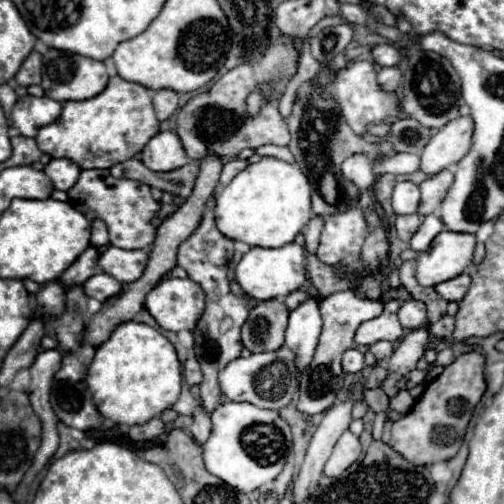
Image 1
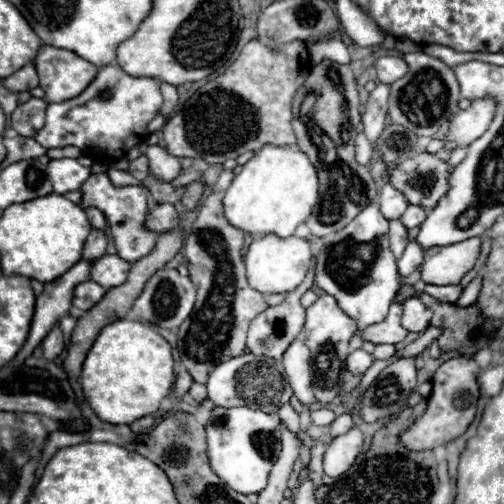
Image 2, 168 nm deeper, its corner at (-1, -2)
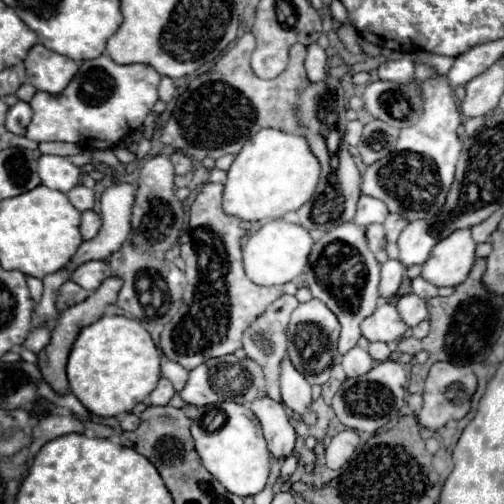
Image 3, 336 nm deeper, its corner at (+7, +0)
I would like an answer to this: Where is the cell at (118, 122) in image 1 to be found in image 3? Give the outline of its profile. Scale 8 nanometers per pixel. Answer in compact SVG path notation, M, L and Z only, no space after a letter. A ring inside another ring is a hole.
M108 56L84 60L76 78L72 78L58 96L44 92L34 94L30 100L34 116L28 124L26 138L34 142L74 142L84 148L92 144L94 148L114 148L142 126L146 114L158 100L158 84L160 74L156 74L152 66L120 66Z

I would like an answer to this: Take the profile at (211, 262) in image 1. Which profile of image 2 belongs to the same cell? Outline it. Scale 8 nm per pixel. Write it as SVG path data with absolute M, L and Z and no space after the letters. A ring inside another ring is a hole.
M224 170L212 188L212 194L204 198L198 218L192 224L192 234L184 244L184 260L192 272L192 282L198 288L198 298L192 314L182 322L178 330L180 362L200 384L206 384L212 368L224 360L240 356L246 350L246 332L250 322L268 308L266 294L256 292L246 280L246 268L242 260L244 232L234 228L222 210L222 198L234 178L232 170Z

